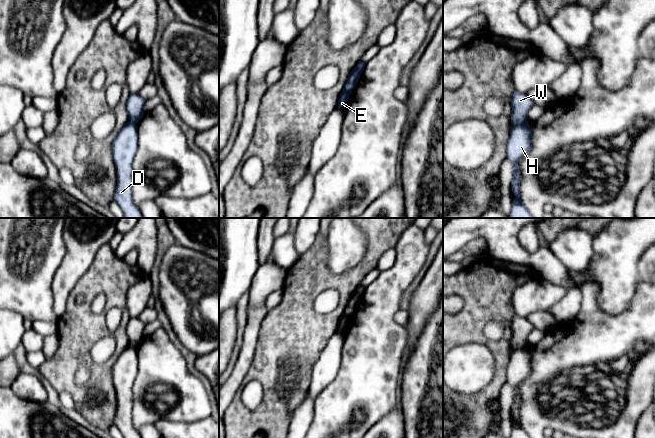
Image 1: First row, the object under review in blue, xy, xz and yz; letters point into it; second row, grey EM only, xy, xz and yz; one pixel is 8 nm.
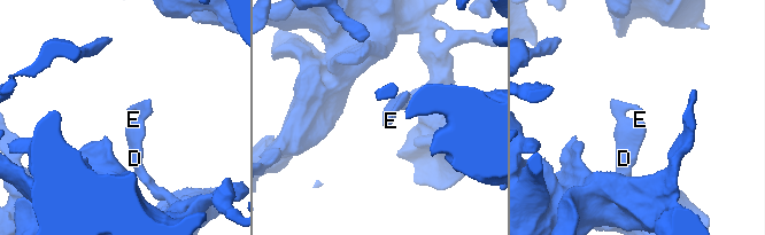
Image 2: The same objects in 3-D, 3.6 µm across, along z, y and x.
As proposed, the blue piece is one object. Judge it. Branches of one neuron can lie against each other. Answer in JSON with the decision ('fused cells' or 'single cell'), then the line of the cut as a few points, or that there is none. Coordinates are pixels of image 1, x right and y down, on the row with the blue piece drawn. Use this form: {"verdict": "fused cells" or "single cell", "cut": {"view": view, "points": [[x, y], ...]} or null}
{"verdict": "fused cells", "cut": {"view": "yz", "points": [[527, 121], [513, 126]]}}

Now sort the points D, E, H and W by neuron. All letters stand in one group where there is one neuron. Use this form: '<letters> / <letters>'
D E H / W

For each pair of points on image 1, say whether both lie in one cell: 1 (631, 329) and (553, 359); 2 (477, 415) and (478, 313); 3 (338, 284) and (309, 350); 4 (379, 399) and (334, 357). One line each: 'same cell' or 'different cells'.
1: same cell
2: same cell
3: same cell
4: different cells

